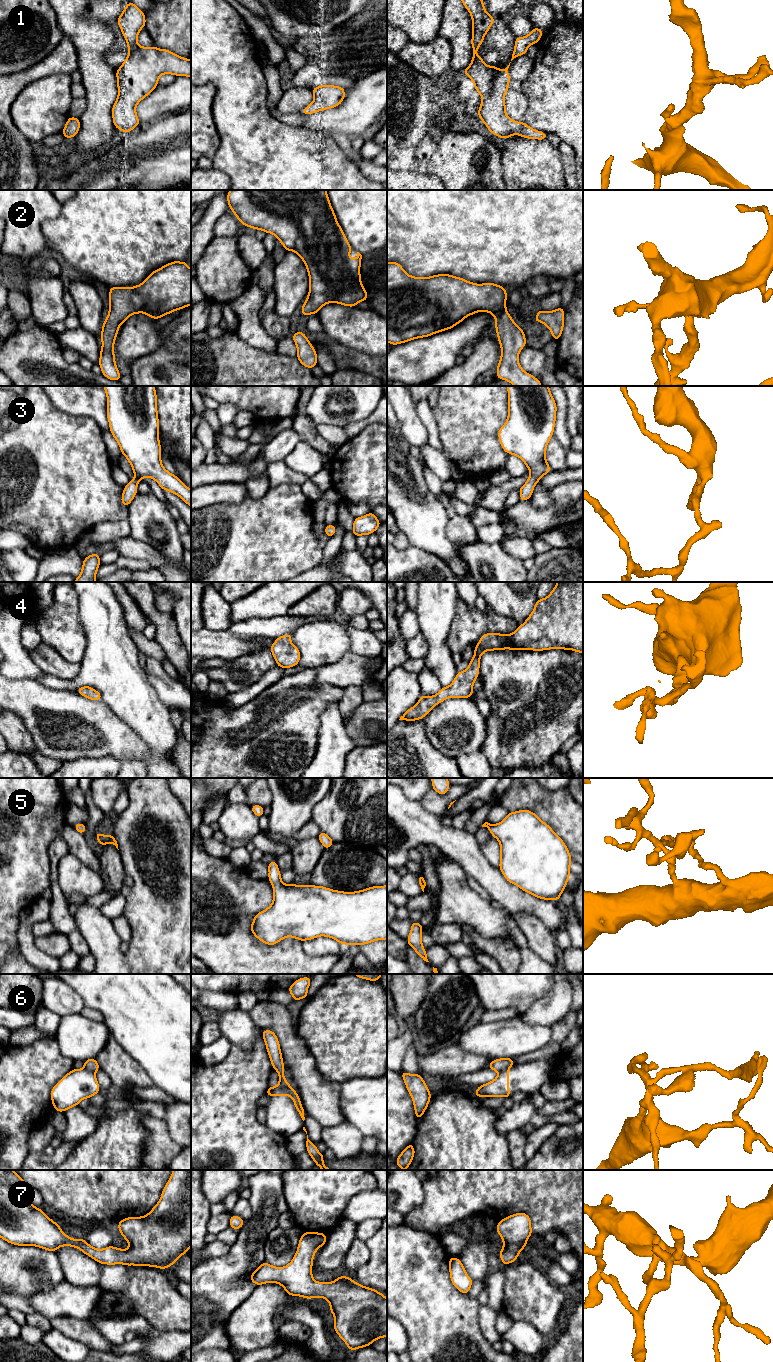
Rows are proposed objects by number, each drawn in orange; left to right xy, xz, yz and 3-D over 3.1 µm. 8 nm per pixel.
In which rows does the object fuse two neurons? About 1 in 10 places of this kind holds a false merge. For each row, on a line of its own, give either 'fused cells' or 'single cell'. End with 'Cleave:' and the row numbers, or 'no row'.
1: single cell
2: single cell
3: single cell
4: single cell
5: single cell
6: single cell
7: single cell
Cleave: no row

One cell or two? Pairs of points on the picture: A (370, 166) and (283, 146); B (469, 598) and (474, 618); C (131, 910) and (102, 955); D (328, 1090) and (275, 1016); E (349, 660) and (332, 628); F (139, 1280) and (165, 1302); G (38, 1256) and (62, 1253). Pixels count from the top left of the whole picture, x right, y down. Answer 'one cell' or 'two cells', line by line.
A: two cells
B: two cells
C: two cells
D: one cell
E: two cells
F: one cell
G: two cells

